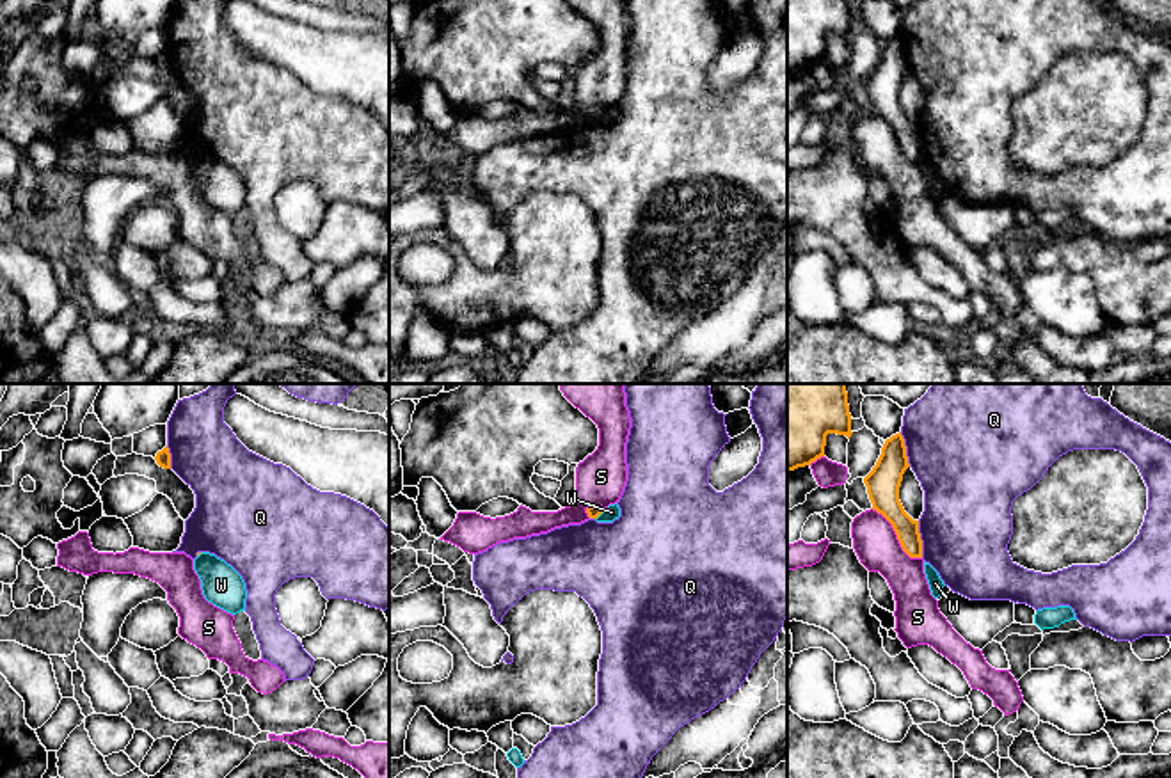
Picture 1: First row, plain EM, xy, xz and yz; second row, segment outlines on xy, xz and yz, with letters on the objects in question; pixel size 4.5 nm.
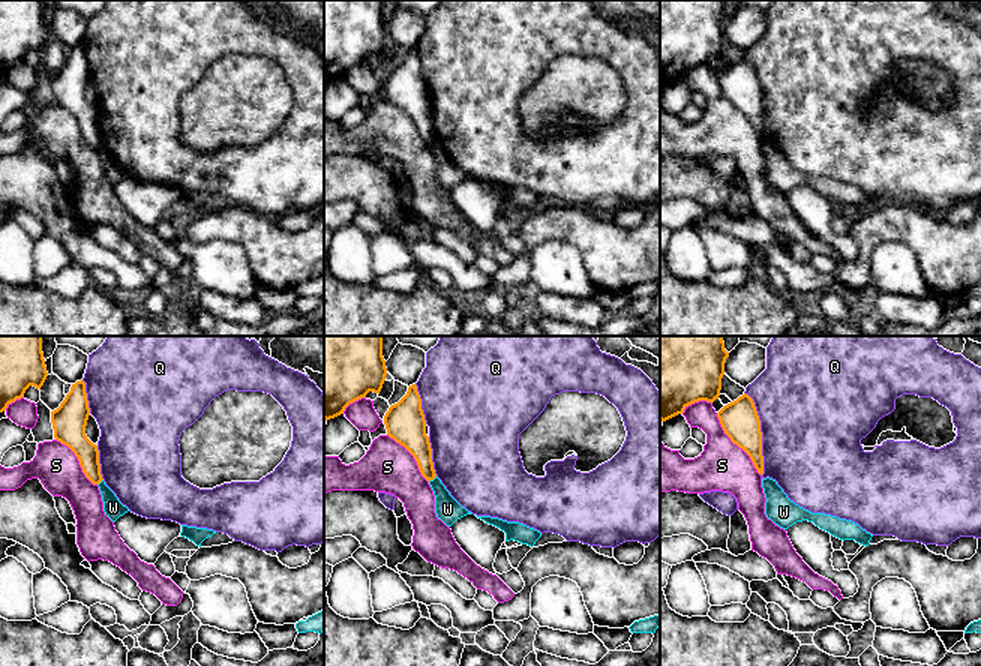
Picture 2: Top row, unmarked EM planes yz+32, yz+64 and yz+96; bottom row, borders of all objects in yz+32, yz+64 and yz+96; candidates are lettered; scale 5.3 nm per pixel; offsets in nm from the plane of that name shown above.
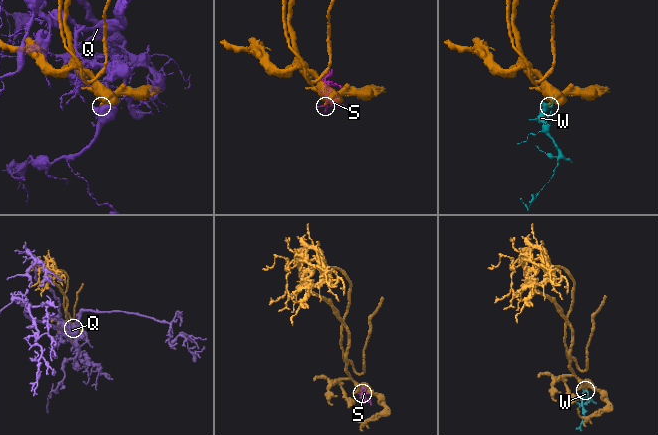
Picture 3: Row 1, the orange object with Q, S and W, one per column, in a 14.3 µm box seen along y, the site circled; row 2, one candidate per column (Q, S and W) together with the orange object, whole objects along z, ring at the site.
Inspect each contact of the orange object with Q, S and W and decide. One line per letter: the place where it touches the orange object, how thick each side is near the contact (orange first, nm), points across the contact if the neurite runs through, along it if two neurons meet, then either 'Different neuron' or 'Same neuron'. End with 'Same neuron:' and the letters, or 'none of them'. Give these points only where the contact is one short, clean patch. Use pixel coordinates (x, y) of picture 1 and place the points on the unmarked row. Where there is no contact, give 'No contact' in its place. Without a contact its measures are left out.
Q: Touches orange at yz (919, 141). Thickness 130 nm (orange) against 420 nm. Different neuron
S: Touches orange at yz (898, 139). Thickness 150 nm (orange) against 200 nm. Different neuron
W: Touches orange at xz (601, 114). Thickness 60 nm (orange) against 70 nm. Boundary: xz (605, 111), (596, 121). Different neuron
Same neuron: none of them

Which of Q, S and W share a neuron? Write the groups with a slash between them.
Q / S / W

